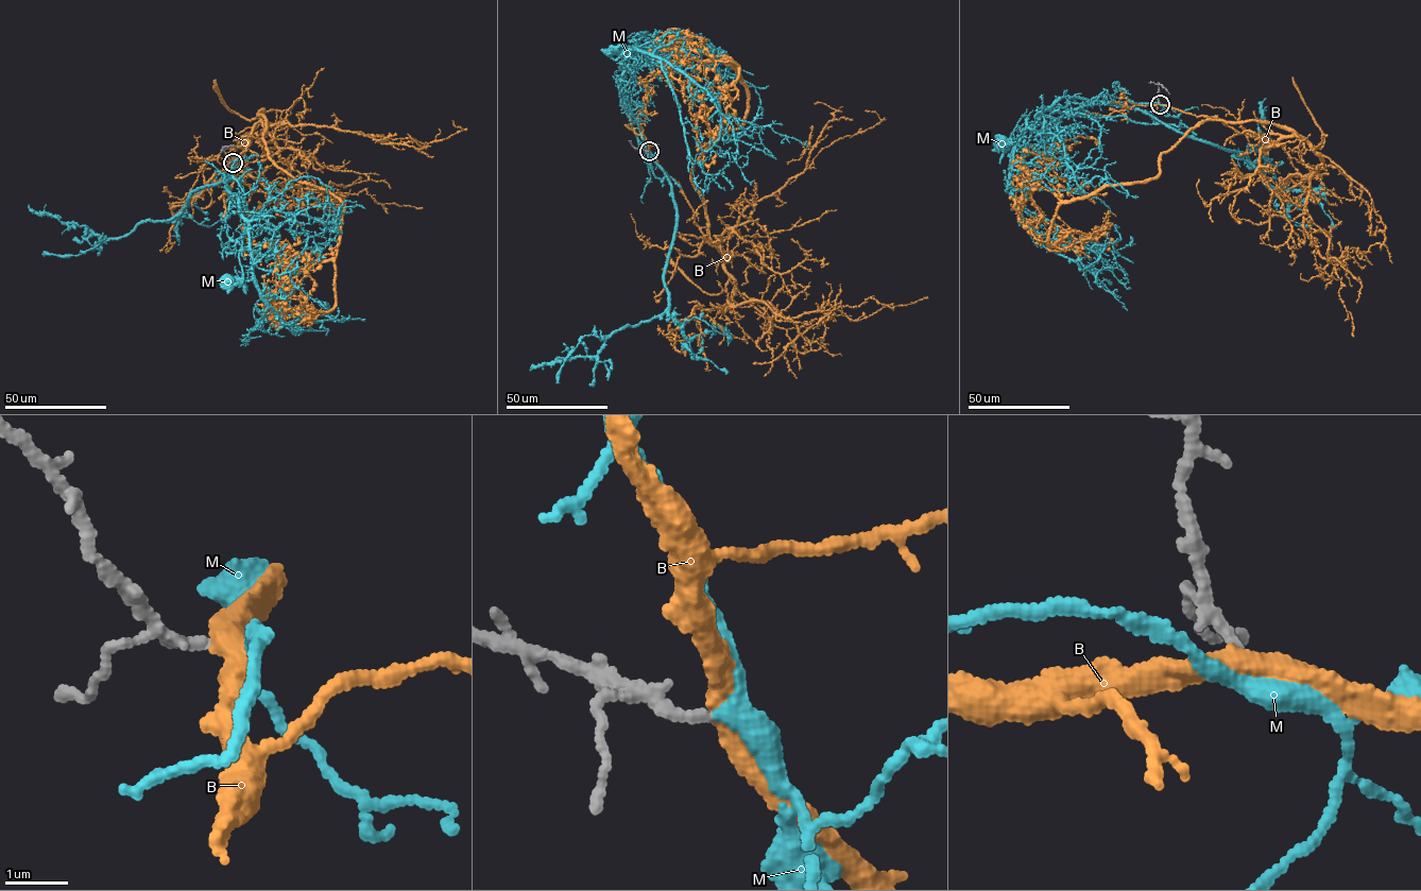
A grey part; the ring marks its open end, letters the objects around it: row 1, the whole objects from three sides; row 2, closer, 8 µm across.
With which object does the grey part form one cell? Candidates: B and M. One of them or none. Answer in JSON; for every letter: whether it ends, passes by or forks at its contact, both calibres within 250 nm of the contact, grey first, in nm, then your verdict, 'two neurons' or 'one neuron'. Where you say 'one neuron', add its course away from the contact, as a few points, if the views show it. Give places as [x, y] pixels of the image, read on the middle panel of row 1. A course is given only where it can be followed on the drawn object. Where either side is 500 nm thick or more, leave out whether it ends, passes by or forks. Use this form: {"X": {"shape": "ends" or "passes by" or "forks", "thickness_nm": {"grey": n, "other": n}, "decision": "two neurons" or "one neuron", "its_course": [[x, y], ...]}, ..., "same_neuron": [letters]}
{"B": {"shape": "passes by", "thickness_nm": {"grey": 180, "other": 360}, "decision": "two neurons"}, "M": {"shape": "passes by", "thickness_nm": {"grey": 180, "other": 280}, "decision": "one neuron", "its_course": [[649, 152], [630, 109], [632, 78], [621, 68], [630, 51], [619, 49], [623, 46], [621, 53], [611, 51]]}, "same_neuron": ["M"]}

